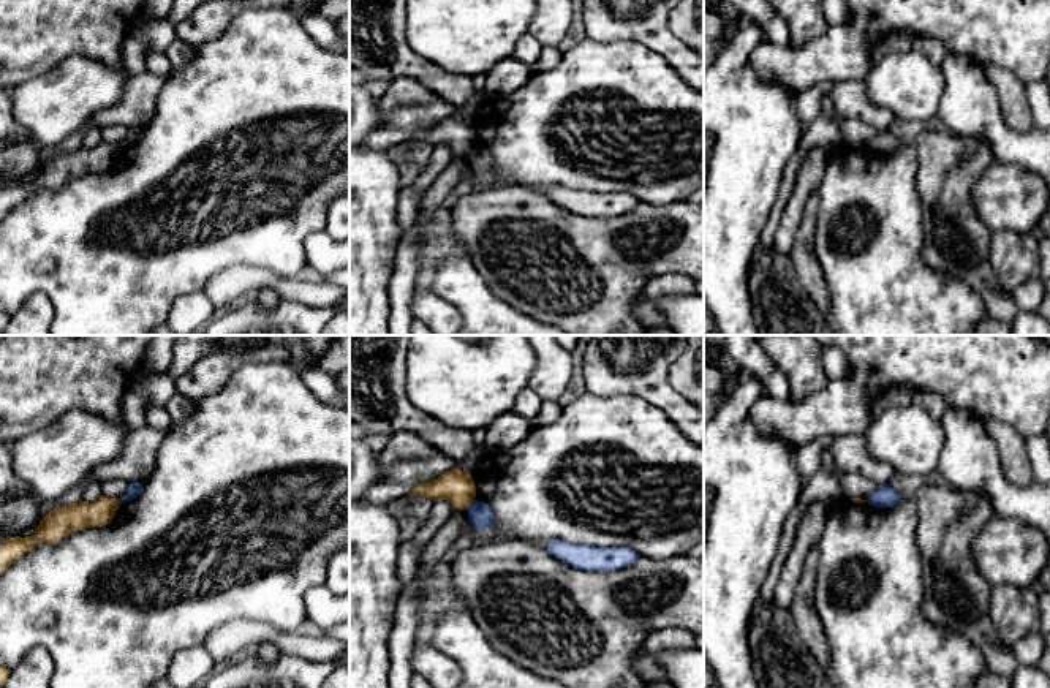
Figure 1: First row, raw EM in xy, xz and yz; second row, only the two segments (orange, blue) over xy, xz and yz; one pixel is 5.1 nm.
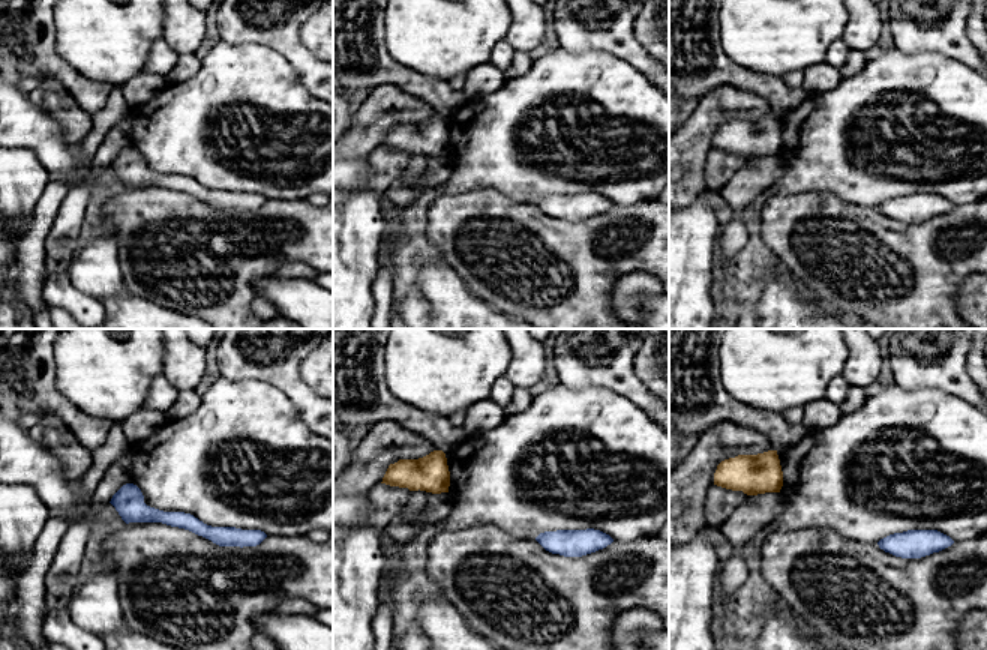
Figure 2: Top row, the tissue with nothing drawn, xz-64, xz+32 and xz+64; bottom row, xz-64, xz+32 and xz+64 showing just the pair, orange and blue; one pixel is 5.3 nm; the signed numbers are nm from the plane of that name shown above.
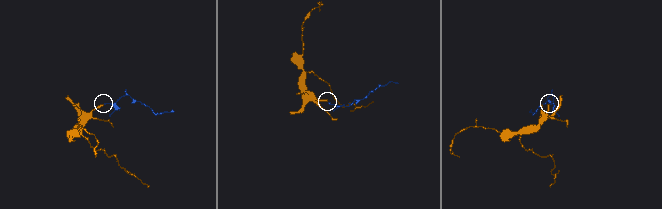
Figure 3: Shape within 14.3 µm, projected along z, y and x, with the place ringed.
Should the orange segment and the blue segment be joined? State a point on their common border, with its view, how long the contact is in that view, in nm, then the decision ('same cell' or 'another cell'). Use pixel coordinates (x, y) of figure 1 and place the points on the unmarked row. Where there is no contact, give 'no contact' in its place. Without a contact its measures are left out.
xz (470, 149) | 70 nm | another cell

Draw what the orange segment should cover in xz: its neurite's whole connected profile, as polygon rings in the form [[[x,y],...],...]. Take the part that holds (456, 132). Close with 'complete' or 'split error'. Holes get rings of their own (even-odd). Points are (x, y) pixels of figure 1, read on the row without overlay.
[[[452,114],[436,125],[417,131],[408,142],[427,142],[435,149],[448,146],[454,155],[468,155],[474,147],[476,131],[470,119]]]; complete

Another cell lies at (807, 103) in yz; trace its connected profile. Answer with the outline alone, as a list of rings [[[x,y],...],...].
[[[818,84],[795,96],[795,114],[803,130],[810,128],[821,115],[821,100],[827,90],[824,84]]]

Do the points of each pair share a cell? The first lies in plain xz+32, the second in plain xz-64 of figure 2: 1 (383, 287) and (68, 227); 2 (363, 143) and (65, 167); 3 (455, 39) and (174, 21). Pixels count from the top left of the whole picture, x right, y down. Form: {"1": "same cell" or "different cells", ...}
{"1": "same cell", "2": "different cells", "3": "different cells"}

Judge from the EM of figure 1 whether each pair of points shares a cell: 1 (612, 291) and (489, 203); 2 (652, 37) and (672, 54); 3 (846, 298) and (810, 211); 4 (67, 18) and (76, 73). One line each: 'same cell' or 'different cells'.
1: same cell
2: same cell
3: different cells
4: different cells

